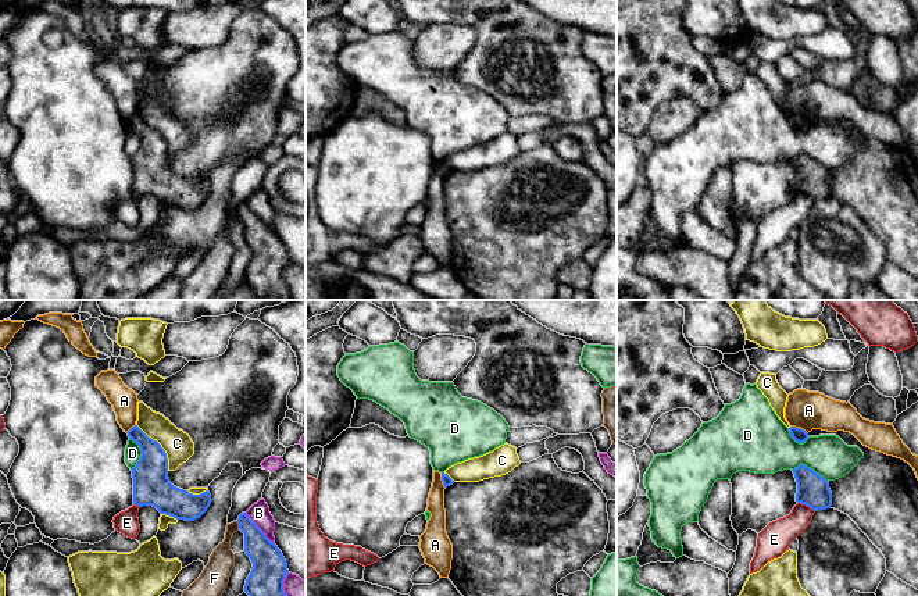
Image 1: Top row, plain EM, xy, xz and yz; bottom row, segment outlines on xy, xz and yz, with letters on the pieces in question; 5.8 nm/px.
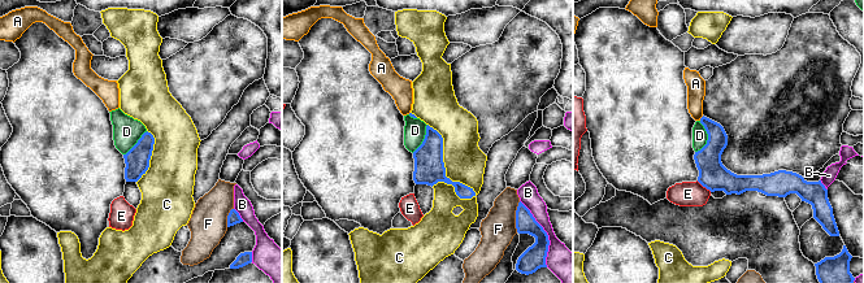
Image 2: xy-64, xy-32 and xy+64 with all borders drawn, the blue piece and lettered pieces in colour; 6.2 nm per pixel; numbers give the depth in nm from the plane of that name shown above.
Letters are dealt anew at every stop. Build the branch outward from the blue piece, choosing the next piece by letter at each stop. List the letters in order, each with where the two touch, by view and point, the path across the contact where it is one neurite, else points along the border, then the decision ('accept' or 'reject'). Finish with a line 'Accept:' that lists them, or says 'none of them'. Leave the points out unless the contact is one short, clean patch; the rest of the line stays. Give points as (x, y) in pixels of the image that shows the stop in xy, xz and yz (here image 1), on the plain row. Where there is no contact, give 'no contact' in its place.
A: meets blue in yz at (799, 117); border along yz (790, 114), (800, 116), (807, 122); reject
B: meets blue in xy at (259, 217); reject
C: meets blue in xy at (160, 135); reject
D: meets blue in xy at (142, 142); reject
E: meets blue in yz at (806, 193); border along yz (797, 191), (814, 200); reject
F: meets blue in xy at (239, 214); reject
Accept: none of them

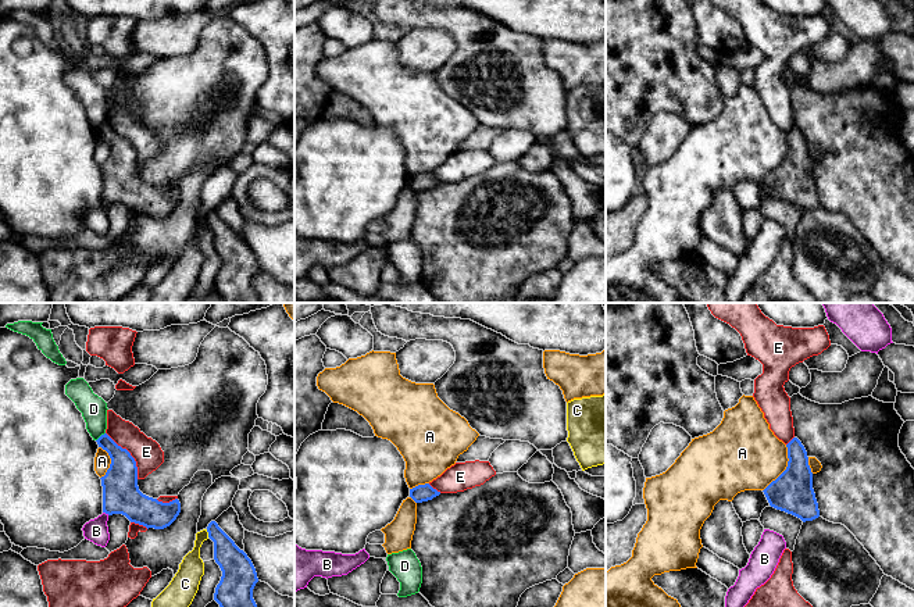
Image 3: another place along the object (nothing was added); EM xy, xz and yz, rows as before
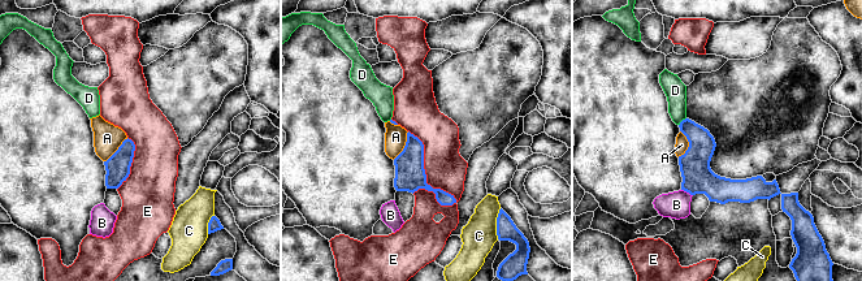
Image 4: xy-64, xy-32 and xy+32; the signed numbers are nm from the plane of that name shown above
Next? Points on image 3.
A: meets blue in yz at (786, 157); reject
B: meets blue in xy at (106, 202); border along xy (103, 200), (109, 203); reject
C: meets blue in xy at (209, 222); reject
D: meets blue in xy at (100, 125); border along xy (104, 121), (96, 129); reject
E: meets blue in xy at (129, 143); reject
Accept: none of them

